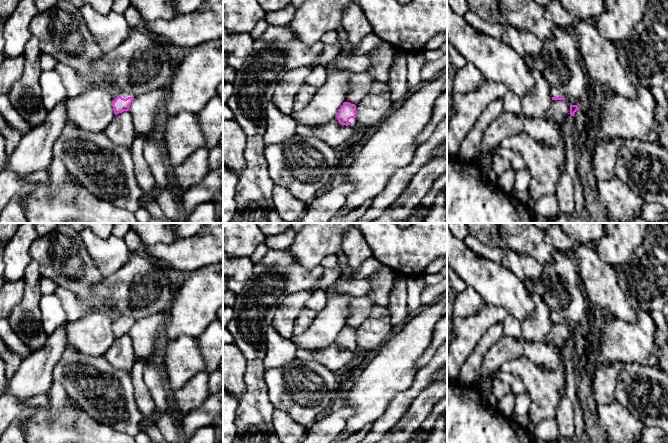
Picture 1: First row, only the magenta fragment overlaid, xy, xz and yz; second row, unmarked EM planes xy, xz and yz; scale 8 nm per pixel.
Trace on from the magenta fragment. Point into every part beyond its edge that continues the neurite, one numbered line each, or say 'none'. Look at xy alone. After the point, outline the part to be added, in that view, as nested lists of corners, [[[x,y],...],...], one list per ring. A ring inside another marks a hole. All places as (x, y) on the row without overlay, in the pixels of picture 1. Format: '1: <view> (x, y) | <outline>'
1: xy (124, 319) | [[[121,316],[119,319],[124,323],[126,323],[128,321],[134,321],[134,322],[136,321],[136,319],[131,316]]]

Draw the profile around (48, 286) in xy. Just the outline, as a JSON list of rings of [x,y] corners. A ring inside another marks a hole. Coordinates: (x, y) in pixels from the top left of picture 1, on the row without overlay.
[[[43,276],[40,280],[40,286],[42,295],[55,294],[56,289],[58,288],[54,281]]]

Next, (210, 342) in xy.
[[[213,321],[196,340],[206,362],[204,371],[210,374],[219,367],[223,358],[223,324]]]

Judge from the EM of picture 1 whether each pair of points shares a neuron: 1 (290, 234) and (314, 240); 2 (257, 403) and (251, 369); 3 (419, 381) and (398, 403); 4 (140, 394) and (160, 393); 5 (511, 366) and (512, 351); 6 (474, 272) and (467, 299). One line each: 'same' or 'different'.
1: different
2: same
3: same
4: different
5: different
6: different

